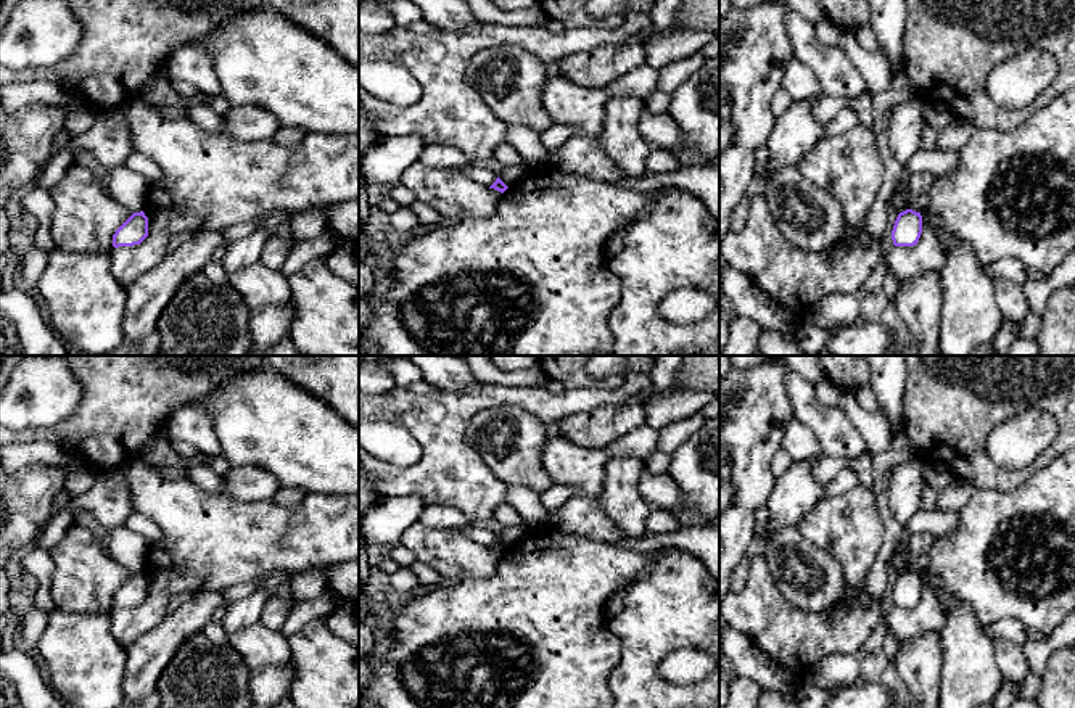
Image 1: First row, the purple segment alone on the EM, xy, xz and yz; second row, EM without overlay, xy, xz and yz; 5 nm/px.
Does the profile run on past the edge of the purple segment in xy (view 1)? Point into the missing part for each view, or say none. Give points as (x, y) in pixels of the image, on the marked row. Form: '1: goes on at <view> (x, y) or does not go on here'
1: does not go on here

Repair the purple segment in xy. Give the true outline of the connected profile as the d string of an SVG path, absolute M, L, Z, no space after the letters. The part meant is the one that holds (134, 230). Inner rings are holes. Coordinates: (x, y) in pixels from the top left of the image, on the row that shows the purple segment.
M143 211L134 212L113 235L113 246L140 245L148 237L148 217Z

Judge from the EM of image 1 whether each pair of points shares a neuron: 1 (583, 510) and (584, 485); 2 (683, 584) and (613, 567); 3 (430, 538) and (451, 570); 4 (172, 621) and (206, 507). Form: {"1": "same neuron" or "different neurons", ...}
{"1": "different neurons", "2": "different neurons", "3": "same neuron", "4": "different neurons"}

